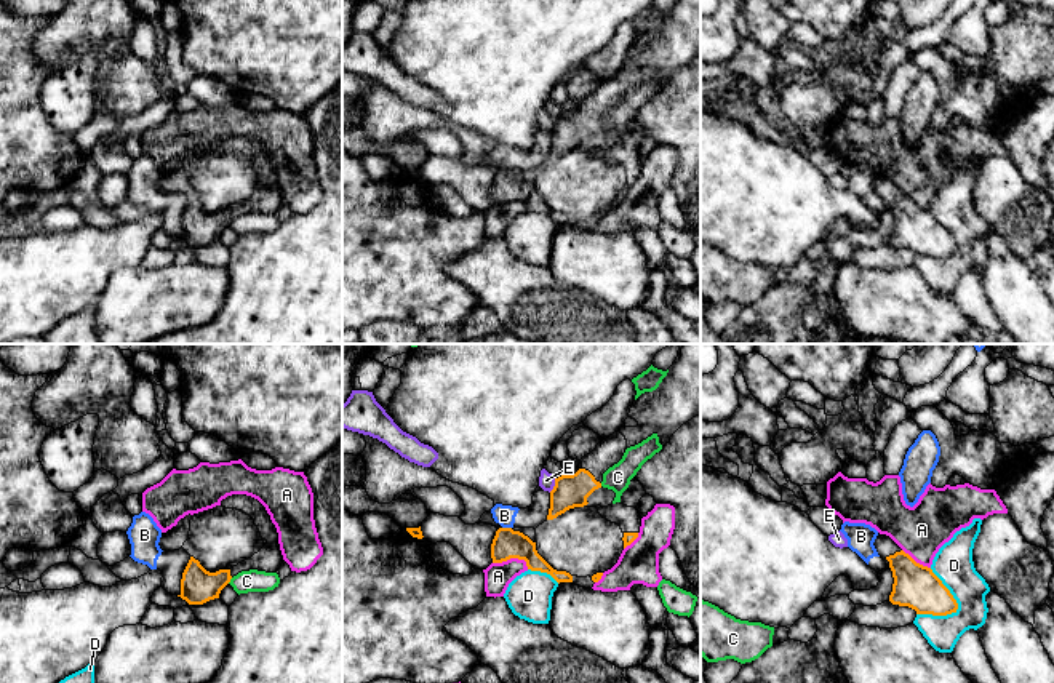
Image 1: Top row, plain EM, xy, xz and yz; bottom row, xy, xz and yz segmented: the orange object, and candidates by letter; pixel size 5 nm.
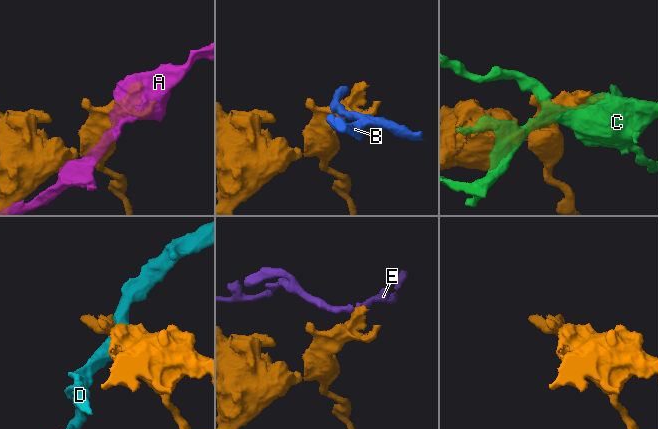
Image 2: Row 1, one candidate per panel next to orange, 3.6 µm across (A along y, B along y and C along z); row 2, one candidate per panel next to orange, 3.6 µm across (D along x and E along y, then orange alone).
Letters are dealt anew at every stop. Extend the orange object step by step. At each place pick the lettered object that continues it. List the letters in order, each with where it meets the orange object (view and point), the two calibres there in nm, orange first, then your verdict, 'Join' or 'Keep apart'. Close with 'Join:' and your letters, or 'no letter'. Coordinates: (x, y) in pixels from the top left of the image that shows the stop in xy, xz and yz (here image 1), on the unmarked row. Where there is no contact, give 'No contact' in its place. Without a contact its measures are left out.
A: Touches orange at xz (512, 199). Thickness 150 nm (orange) against 140 nm. Keep apart
B: Touches orange at xz (507, 170). Thickness 150 nm (orange) against 100 nm. Keep apart
C: Touches orange at xy (229, 223). Thickness 180 nm (orange) against 110 nm. Keep apart
D: Touches orange at yz (949, 232). Thickness 220 nm (orange) against 200 nm. Keep apart
E: Touches orange at xz (555, 127). Thickness 170 nm (orange) against 80 nm. Keep apart
Join: no letter

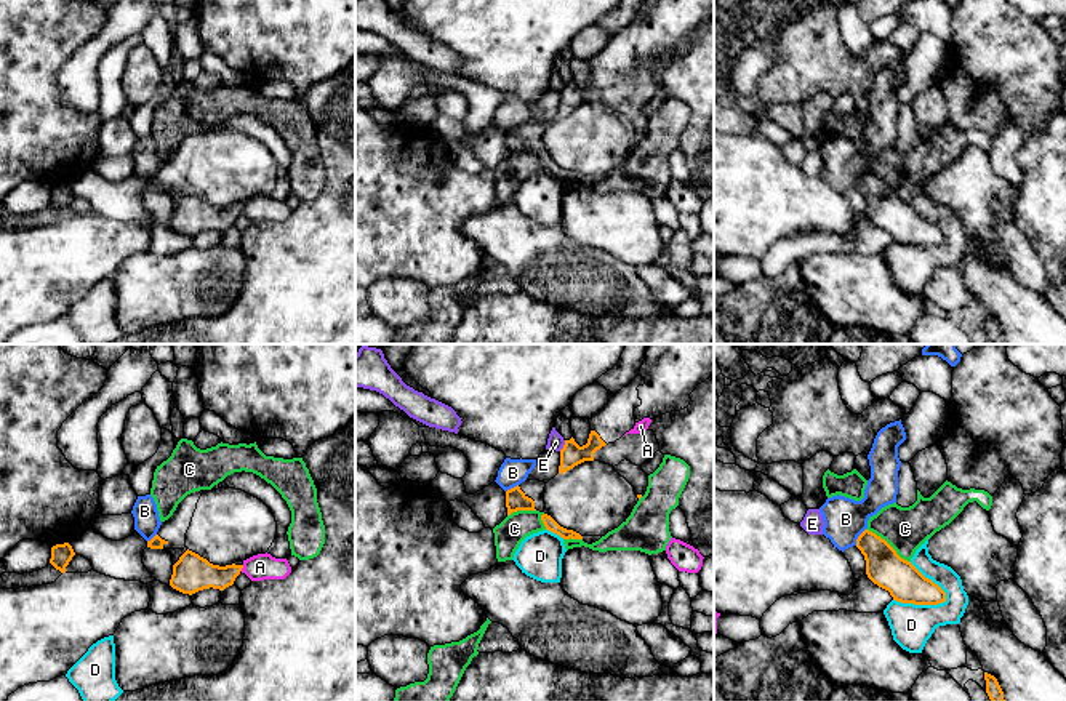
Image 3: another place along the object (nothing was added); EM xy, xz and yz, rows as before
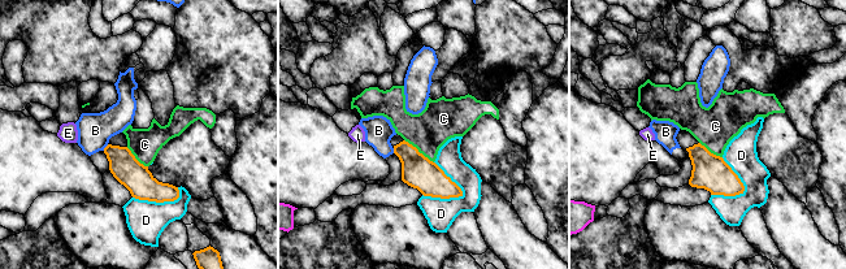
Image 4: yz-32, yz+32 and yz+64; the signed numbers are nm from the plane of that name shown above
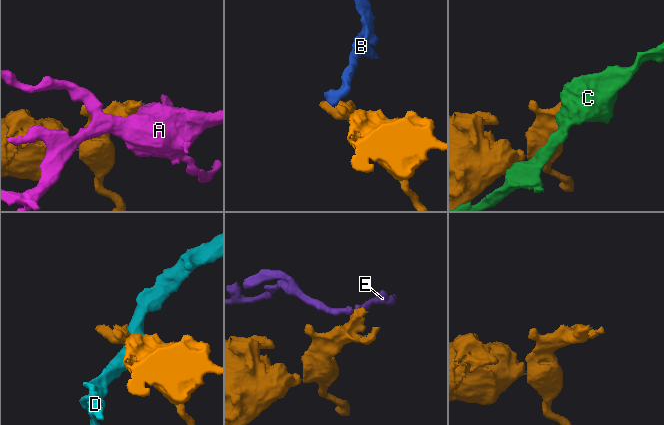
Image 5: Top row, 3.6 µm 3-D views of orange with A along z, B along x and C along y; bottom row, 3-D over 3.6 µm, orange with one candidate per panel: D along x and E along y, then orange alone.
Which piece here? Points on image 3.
A: Touches orange at xy (242, 208). Thickness 180 nm (orange) against 130 nm. Keep apart
B: Touches orange at yz (858, 178). Thickness 190 nm (orange) against 220 nm. Keep apart
C: Touches orange at yz (889, 186). Thickness 190 nm (orange) against 220 nm. Keep apart
D: Touches orange at yz (930, 221). Thickness 190 nm (orange) against 220 nm. Keep apart
E: Touches orange at xz (564, 87). Thickness 120 nm (orange) against 80 nm. Keep apart
Join: no letter

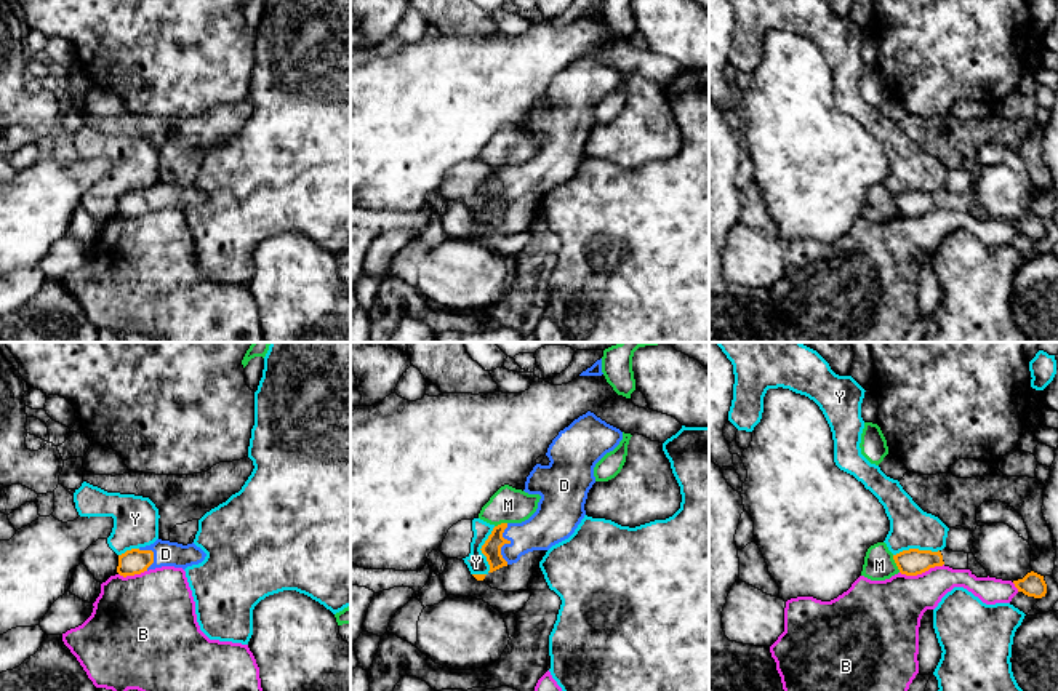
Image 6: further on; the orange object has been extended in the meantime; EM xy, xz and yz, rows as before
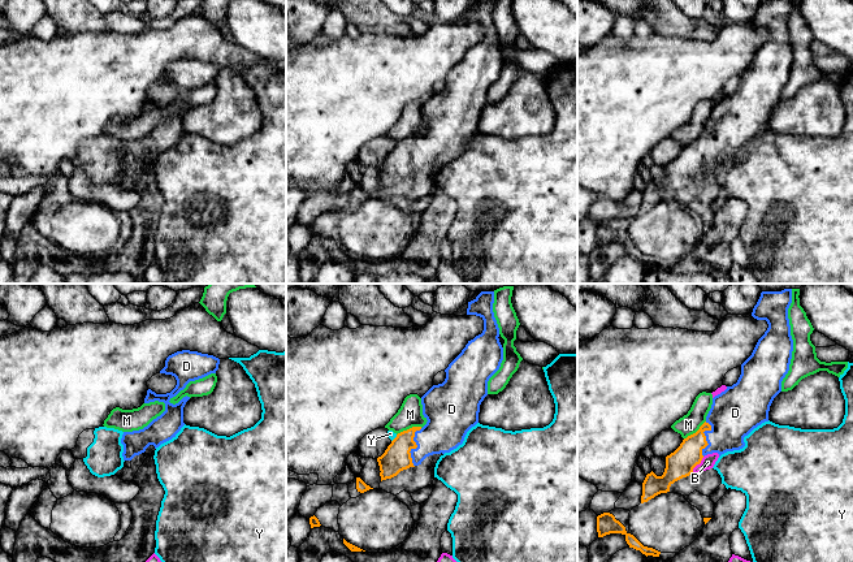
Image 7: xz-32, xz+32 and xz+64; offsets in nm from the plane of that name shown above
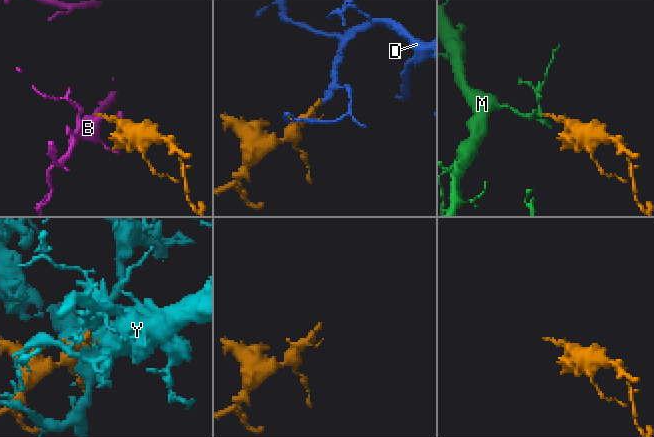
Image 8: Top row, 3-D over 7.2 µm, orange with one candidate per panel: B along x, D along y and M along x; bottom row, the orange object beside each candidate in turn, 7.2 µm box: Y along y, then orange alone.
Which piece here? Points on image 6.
B: Touches orange at yz (921, 215). Thickness 140 nm (orange) against 320 nm. Keep apart
D: Touches orange at xz (504, 184). Thickness 100 nm (orange) against 200 nm. Join
M: Touches orange at yz (895, 203). Thickness 140 nm (orange) against 160 nm. Keep apart
Y: Touches orange at xz (485, 197). Thickness 100 nm (orange) against 100 nm. Keep apart
Join: D

